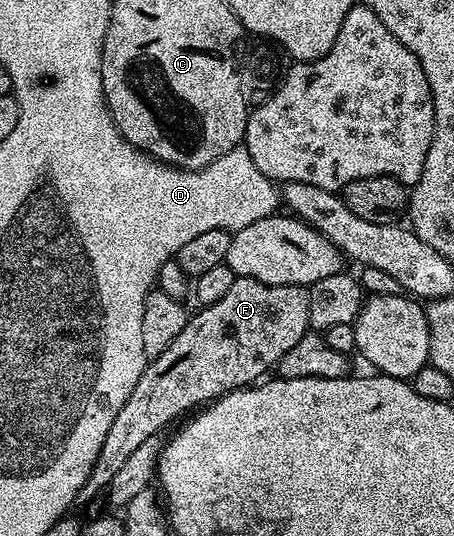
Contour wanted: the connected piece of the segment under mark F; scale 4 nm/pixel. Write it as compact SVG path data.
M236 277L234 284L230 284L230 292L226 292L222 300L197 311L197 314L195 311L189 317L186 328L182 328L182 332L174 336L174 344L170 344L170 348L166 348L162 356L151 359L145 365L142 376L138 376L134 392L130 392L130 397L126 399L126 404L122 404L118 416L114 416L114 424L110 424L106 440L102 440L102 448L98 452L98 460L94 460L94 468L90 468L90 476L86 476L82 488L78 488L78 496L74 496L72 504L77 511L86 509L99 494L101 497L107 491L110 480L114 480L118 468L126 464L126 459L145 440L163 435L163 430L167 431L177 420L183 419L197 408L207 406L209 402L216 401L223 394L228 394L232 390L243 390L245 386L259 383L269 373L267 370L271 366L272 369L279 367L282 356L286 356L286 352L290 352L290 348L294 348L294 344L298 344L298 340L302 340L302 336L310 330L308 291L303 286L262 284L253 278Z

